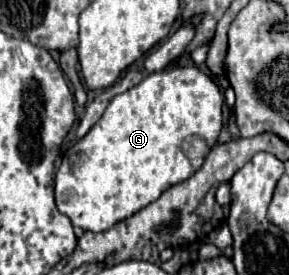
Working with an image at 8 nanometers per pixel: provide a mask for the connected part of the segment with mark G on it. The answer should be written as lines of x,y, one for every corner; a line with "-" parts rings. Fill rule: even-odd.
195,64
147,74
137,86
115,96
101,120
63,156
55,174
55,200
59,212
77,228
103,232
155,202
167,188
187,180
201,168
209,148
217,144
223,124
223,104
225,98
221,88

